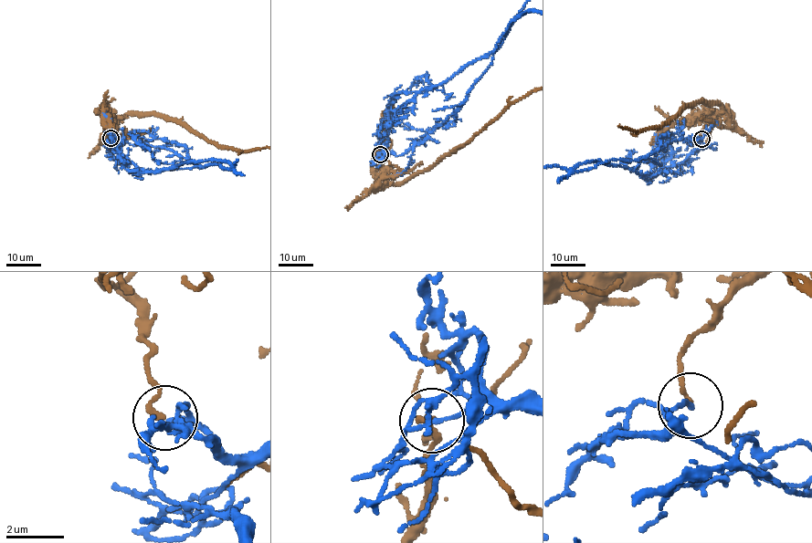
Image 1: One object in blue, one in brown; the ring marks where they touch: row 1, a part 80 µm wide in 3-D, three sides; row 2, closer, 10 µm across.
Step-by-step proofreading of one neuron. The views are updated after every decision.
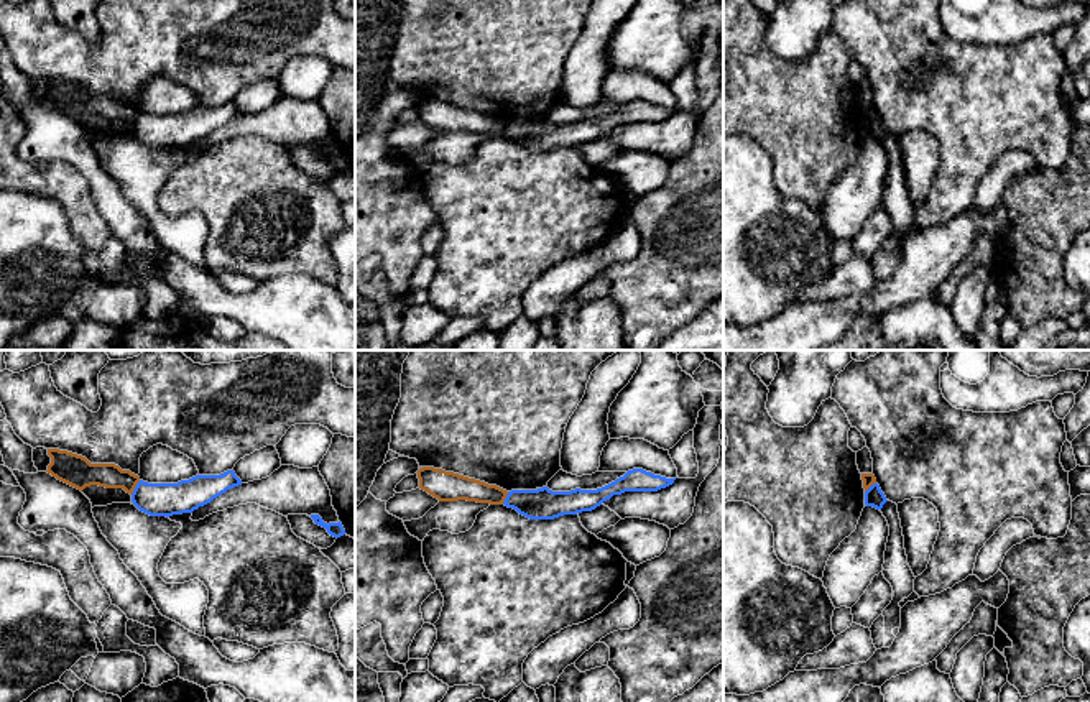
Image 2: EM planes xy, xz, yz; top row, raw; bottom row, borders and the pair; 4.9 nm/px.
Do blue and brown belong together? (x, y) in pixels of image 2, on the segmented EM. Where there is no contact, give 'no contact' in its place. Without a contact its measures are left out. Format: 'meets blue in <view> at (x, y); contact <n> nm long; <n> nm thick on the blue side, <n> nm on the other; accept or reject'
meets blue in xy at (135, 487); contact 90 nm long; 160 nm thick on the blue side, 120 nm on the other; reject

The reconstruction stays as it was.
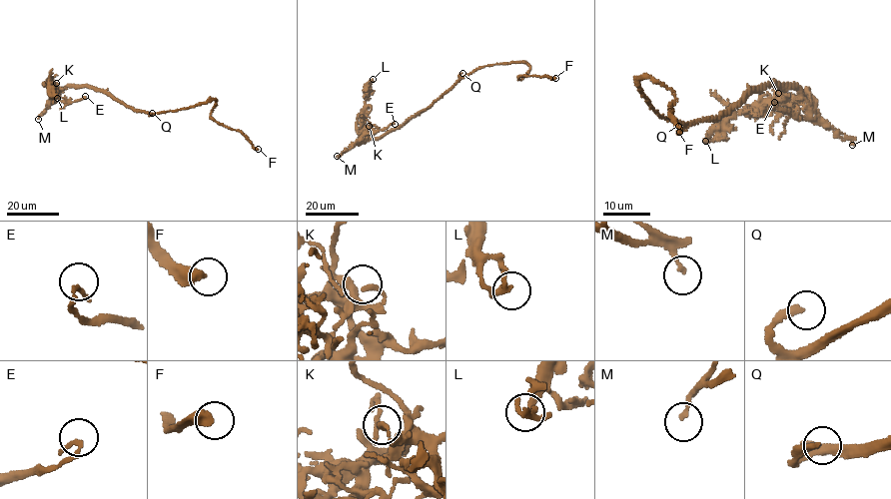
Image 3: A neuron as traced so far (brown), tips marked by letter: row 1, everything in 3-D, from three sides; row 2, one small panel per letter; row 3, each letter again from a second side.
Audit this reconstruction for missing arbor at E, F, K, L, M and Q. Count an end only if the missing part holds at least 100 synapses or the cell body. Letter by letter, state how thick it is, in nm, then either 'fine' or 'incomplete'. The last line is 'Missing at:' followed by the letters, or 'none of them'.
E: calibre 180 nm; fine
F: calibre 460 nm; incomplete
K: calibre 180 nm; fine
L: calibre 190 nm; fine
M: calibre 150 nm; fine
Q: calibre 240 nm; incomplete
Missing at: F, Q

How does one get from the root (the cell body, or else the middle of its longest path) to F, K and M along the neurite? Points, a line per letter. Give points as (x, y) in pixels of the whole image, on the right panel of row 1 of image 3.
F: (710, 117), (686, 124), (660, 115), (639, 89), (642, 77), (651, 76), (673, 93), (669, 115), (679, 132)
K: (710, 117), (728, 113), (749, 94), (771, 86), (785, 89), (797, 87), (799, 92), (794, 100), (778, 93)
M: (710, 117), (728, 113), (754, 91), (775, 85), (785, 89), (797, 87), (817, 117), (844, 135), (852, 145)

